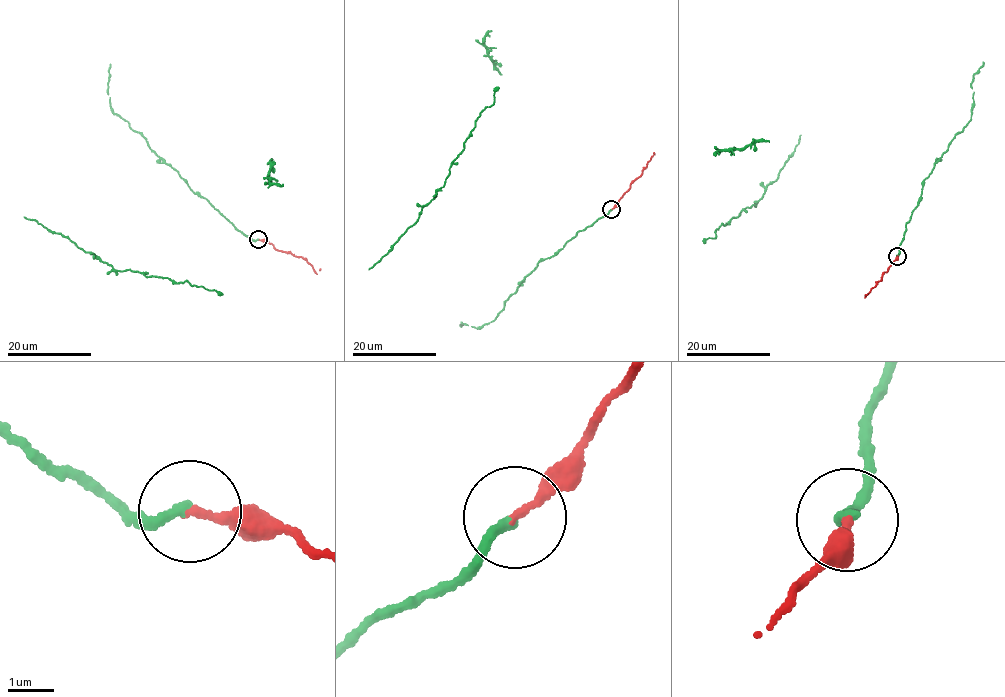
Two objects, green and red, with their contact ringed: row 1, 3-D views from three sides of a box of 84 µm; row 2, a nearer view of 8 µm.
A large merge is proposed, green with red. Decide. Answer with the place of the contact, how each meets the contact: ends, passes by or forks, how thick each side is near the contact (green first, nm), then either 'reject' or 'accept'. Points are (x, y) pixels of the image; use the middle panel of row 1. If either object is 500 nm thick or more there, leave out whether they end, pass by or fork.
place (611, 209); green ends; red ends; calibres 200 and 180 nm; accept

